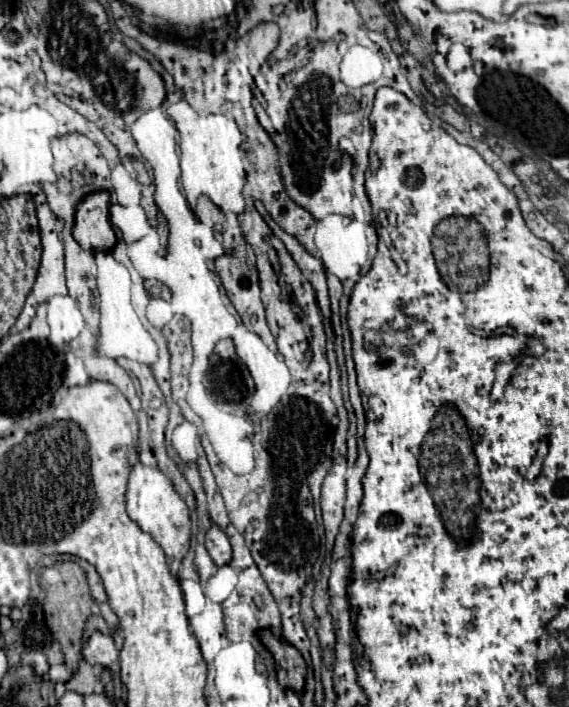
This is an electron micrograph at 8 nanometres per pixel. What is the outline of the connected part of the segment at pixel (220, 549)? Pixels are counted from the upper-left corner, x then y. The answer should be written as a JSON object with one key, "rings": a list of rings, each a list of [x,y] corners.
{"rings":[[[211,525],[211,529],[207,531],[205,547],[207,547],[211,559],[215,561],[215,565],[227,565],[231,561],[231,545],[219,525]]]}

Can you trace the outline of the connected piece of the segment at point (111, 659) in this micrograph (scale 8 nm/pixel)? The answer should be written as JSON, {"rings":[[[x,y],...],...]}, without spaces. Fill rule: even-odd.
{"rings":[[[95,631],[87,643],[83,643],[83,659],[89,663],[89,665],[103,665],[111,671],[111,675],[117,675],[119,673],[119,663],[117,663],[117,647],[113,643],[113,637],[109,635],[103,635],[99,631]]]}

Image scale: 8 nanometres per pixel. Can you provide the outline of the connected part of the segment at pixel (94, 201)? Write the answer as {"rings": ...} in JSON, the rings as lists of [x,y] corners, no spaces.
{"rings":[[[93,191],[79,203],[73,225],[75,241],[89,251],[109,251],[117,239],[109,223],[109,193]]]}

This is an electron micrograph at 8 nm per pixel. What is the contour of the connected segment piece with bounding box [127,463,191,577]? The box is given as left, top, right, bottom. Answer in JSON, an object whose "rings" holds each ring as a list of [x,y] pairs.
{"rings":[[[137,463],[133,467],[131,477],[129,477],[129,485],[127,485],[127,515],[143,531],[153,535],[153,539],[161,545],[161,549],[167,555],[167,565],[169,565],[171,573],[177,577],[181,561],[189,551],[191,521],[189,521],[185,501],[175,493],[171,481],[157,467],[147,467],[141,463]]]}

